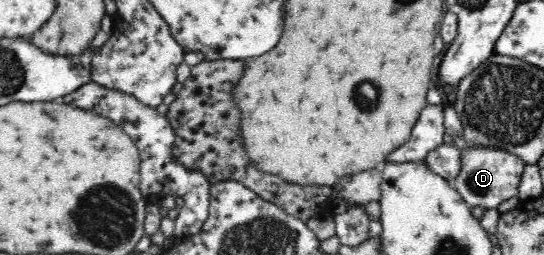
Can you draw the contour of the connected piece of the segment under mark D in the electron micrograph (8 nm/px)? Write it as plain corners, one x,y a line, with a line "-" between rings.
463,137
451,142
459,148
461,166
459,174
455,175
450,183
469,207
495,209
499,203
517,195
517,187
527,165
523,159
513,153
509,154
504,149
497,149
493,145
469,143

